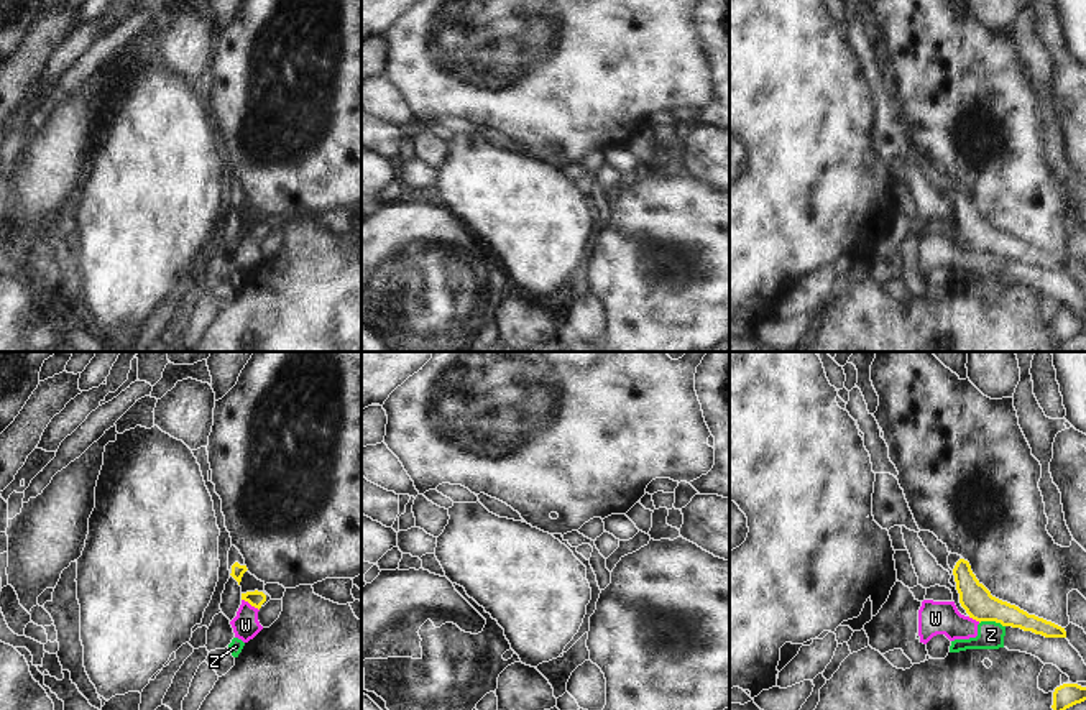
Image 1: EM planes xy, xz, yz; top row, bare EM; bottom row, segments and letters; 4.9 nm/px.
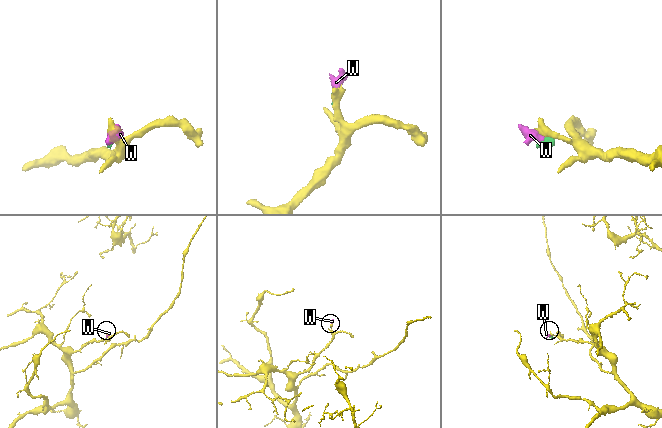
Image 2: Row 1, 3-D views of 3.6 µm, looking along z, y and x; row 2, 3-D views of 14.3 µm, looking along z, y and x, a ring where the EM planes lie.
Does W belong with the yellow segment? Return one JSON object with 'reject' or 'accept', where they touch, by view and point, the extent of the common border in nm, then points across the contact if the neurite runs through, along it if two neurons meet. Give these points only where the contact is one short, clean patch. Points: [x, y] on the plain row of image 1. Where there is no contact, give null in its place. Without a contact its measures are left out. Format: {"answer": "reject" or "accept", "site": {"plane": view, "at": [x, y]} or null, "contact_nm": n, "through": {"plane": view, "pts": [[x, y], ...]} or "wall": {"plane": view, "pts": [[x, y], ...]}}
{"answer": "reject", "site": {"plane": "xy", "at": [250, 235]}, "contact_nm": 110, "wall": {"plane": "xy", "pts": [[242, 230], [258, 242]]}}

